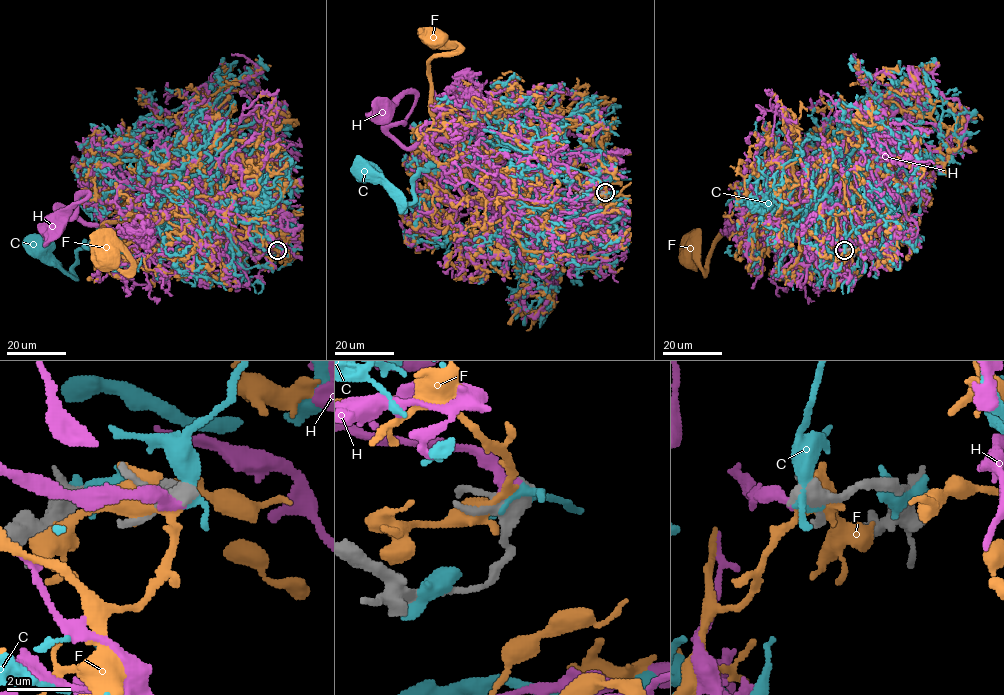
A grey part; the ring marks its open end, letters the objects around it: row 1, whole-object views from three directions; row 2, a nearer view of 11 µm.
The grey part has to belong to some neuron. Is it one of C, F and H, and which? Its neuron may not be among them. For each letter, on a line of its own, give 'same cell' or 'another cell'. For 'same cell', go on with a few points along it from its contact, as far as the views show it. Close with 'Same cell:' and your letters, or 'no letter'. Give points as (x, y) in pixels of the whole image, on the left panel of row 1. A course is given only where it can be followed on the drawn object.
C: another cell
F: another cell
H: same cell; it runs (277, 250), (213, 233), (188, 196), (155, 179), (119, 218), (60, 212), (70, 217), (87, 194), (56, 225)
Same cell: H

